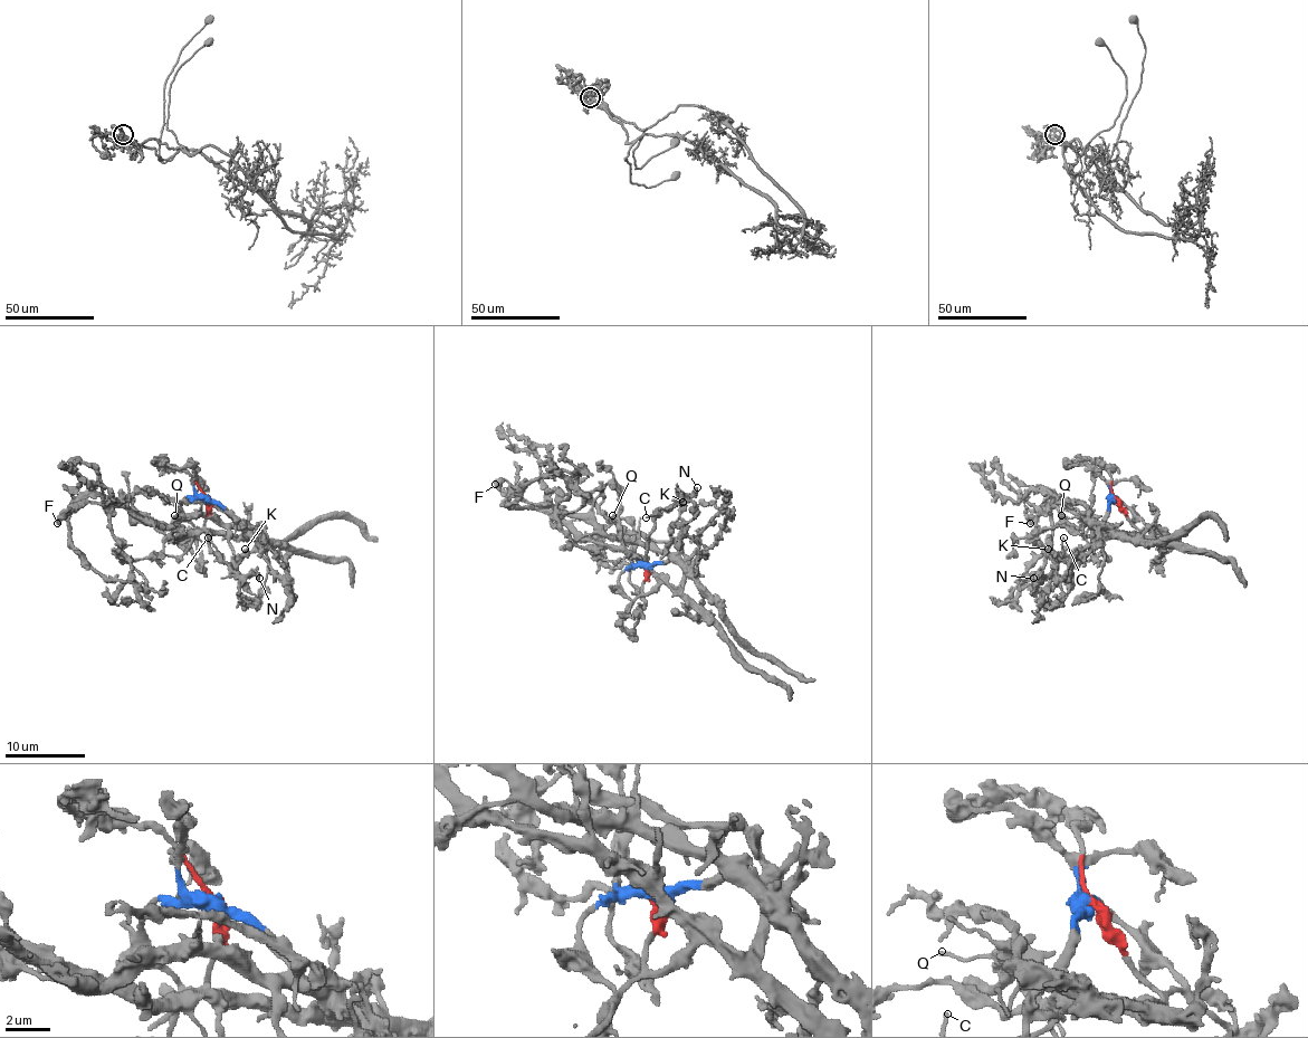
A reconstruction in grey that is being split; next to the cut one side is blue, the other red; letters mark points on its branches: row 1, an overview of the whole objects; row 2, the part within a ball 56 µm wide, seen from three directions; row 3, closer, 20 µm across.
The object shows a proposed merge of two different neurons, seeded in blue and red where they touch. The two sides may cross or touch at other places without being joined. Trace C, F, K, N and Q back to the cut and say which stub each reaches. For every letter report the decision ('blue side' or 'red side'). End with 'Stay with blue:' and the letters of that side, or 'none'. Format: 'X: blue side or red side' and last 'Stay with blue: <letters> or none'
C: red side
F: blue side
K: blue side
N: red side
Q: blue side
Stay with blue: F, K, Q

